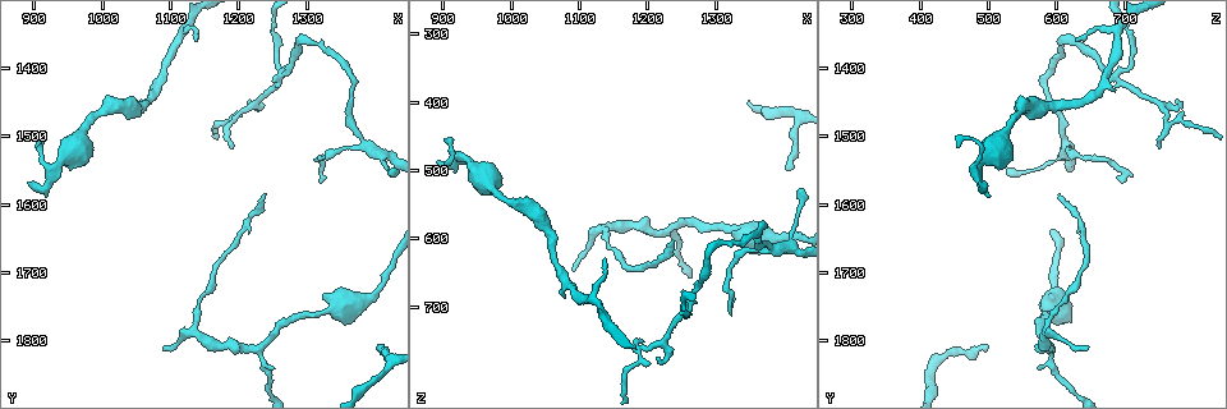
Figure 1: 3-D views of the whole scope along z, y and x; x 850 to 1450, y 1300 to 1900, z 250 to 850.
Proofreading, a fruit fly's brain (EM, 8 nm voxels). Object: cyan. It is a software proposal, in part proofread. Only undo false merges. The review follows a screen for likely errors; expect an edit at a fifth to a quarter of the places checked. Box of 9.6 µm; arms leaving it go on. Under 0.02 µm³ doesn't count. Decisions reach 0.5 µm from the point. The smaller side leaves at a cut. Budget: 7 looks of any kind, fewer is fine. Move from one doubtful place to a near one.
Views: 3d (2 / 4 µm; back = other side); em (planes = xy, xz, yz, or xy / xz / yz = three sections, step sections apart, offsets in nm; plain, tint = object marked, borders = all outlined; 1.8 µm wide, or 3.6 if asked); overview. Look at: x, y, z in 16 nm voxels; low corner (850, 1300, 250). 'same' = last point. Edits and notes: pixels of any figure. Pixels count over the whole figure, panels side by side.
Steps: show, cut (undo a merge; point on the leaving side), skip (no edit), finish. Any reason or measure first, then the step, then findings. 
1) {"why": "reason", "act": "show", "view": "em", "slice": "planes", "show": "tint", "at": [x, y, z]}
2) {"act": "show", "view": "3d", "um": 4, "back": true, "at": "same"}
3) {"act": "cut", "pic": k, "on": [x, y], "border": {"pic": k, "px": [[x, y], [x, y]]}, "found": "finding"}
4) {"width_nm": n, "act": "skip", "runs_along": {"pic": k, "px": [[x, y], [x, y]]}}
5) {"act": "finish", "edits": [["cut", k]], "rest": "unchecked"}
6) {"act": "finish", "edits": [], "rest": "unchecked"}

{"why": "a fork", "act": "show", "view": "em", "um": 3.6, "slice": "planes", "show": "tint", "at": [1265, 1410, 680]}

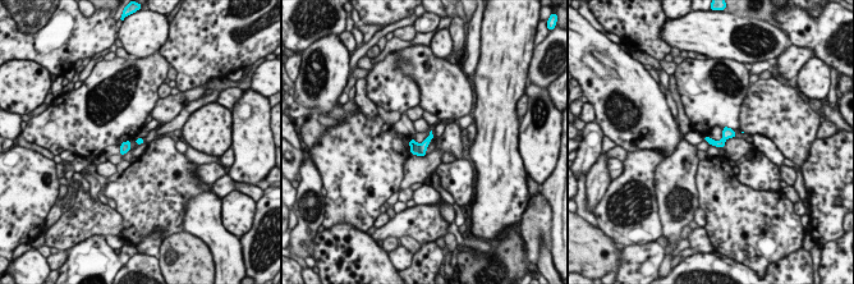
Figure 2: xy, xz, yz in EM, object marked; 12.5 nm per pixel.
{"width_nm": 100, "act": "cut", "pic": 2, "on": [414, 146], "found": "a second neuron is stuck on"}

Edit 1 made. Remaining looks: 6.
{"why": "thick turns thin", "act": "show", "view": "3d", "um": 4, "at": [1385, 1510, 615]}

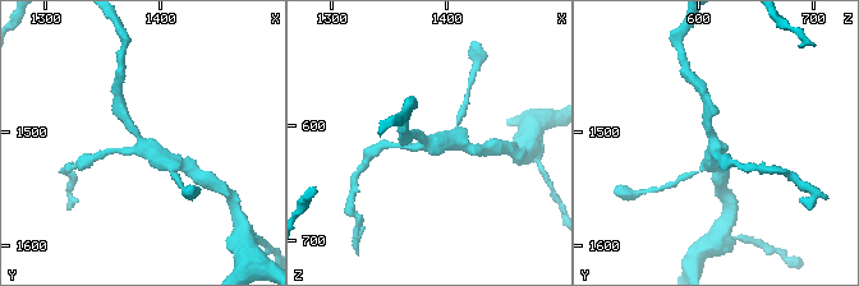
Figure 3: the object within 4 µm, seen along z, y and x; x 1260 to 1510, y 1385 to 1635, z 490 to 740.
{"act": "show", "view": "em", "um": 3.6, "slice": "planes", "show": "tint", "at": [1386, 1514, 612]}

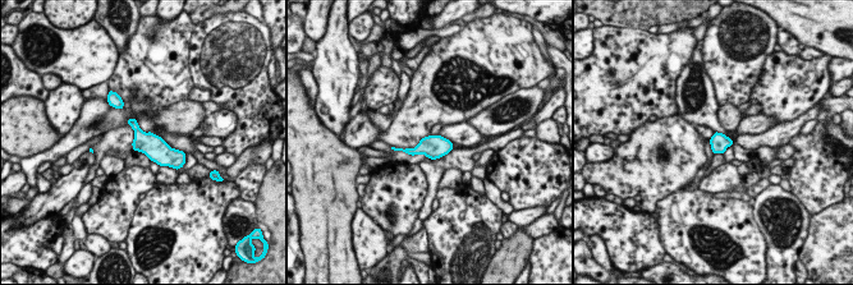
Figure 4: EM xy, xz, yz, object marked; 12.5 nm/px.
{"act": "skip", "found": "continuous, no second neuron"}

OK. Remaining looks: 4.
{"why": "three-way junction", "act": "show", "view": "em", "um": 3.6, "slice": "xy", "step": 4, "show": "plain", "at": [1235, 1810, 585]}

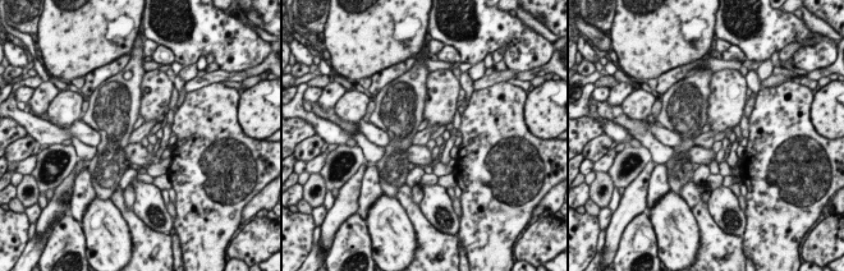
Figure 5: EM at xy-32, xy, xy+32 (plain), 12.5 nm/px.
{"act": "show", "view": "em", "um": 3.6, "slice": "xy", "step": 4, "show": "tint", "at": "same"}

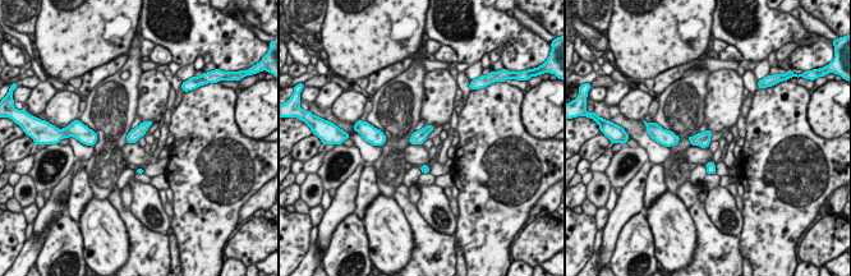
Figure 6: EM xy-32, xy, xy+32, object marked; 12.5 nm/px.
{"act": "skip", "found": "all the same neuron"}

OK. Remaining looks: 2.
{"act": "finish", "edits": [["cut", 2]], "rest": "unchecked"}

